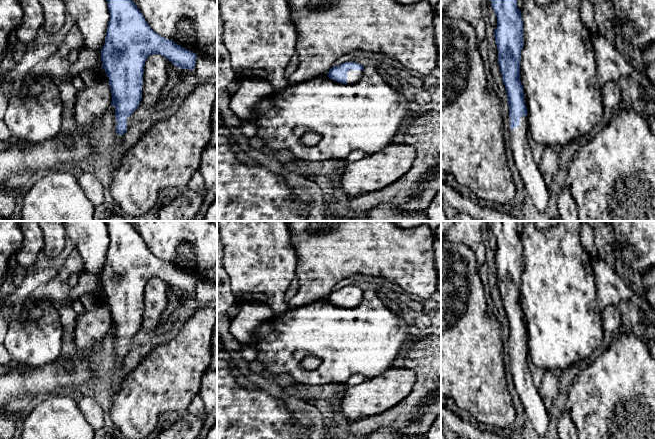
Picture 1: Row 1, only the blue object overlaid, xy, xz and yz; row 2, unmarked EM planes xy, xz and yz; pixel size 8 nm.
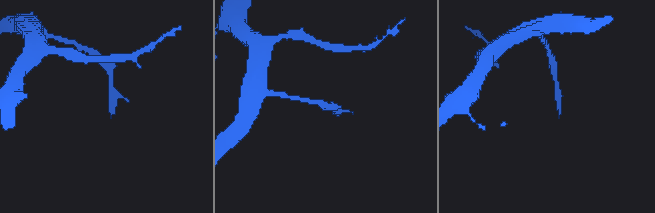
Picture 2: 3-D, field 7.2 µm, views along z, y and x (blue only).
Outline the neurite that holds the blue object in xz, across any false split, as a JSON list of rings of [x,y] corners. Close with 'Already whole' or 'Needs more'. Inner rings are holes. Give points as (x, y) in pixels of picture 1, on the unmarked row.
[[[345,286],[332,291],[328,301],[342,308],[353,308],[359,305],[364,297],[364,291],[356,286]]]. Needs more

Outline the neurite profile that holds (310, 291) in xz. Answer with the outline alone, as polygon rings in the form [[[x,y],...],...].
[[[292,221],[288,224],[290,240],[296,254],[297,293],[287,302],[288,309],[327,298],[333,286],[355,274],[384,278],[402,294],[432,297],[437,292],[439,276],[434,262],[436,234],[427,226],[401,228],[393,221]]]

